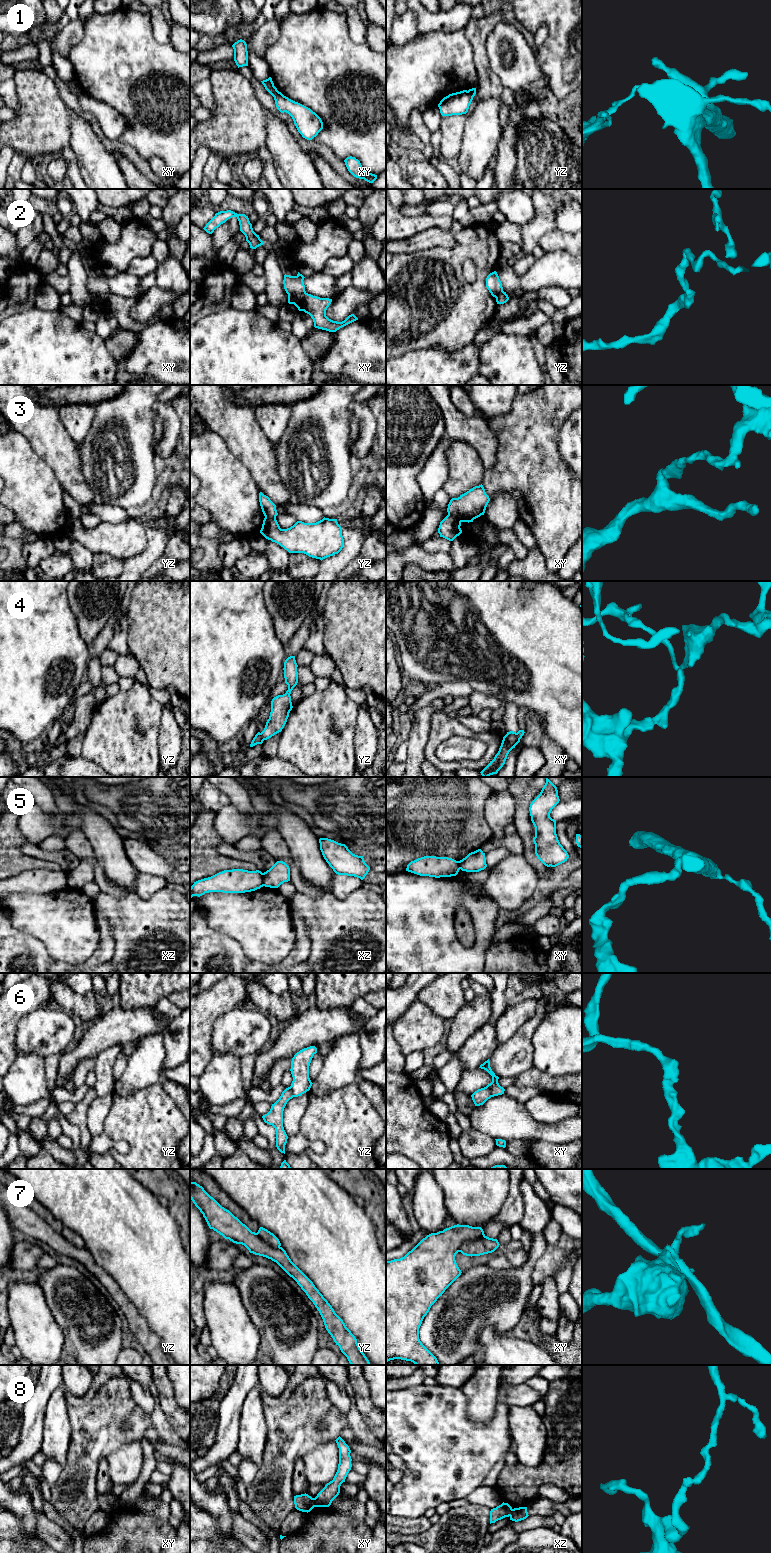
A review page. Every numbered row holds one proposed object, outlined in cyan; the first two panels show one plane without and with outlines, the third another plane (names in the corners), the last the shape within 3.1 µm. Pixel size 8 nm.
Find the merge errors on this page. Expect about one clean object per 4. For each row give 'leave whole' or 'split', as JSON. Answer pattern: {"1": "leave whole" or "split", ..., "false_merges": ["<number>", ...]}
{"1": "split", "2": "split", "3": "split", "4": "split", "5": "split", "6": "split", "7": "split", "8": "split", "false_merges": ["1", "2", "3", "4", "5", "6", "7", "8"]}

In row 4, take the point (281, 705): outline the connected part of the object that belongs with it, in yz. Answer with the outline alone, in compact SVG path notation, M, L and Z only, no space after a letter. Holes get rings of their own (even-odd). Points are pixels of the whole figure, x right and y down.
M295 656L288 657L284 662L284 678L288 690L283 695L274 697L271 701L271 712L264 730L261 732L263 740L267 740L284 728L289 713L292 710L291 691L298 683L298 672Z

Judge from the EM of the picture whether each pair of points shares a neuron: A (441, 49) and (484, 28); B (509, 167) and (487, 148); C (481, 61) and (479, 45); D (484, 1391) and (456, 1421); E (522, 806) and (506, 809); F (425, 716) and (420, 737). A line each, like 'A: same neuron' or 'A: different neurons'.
A: different neurons
B: different neurons
C: same neuron
D: different neurons
E: different neurons
F: same neuron

